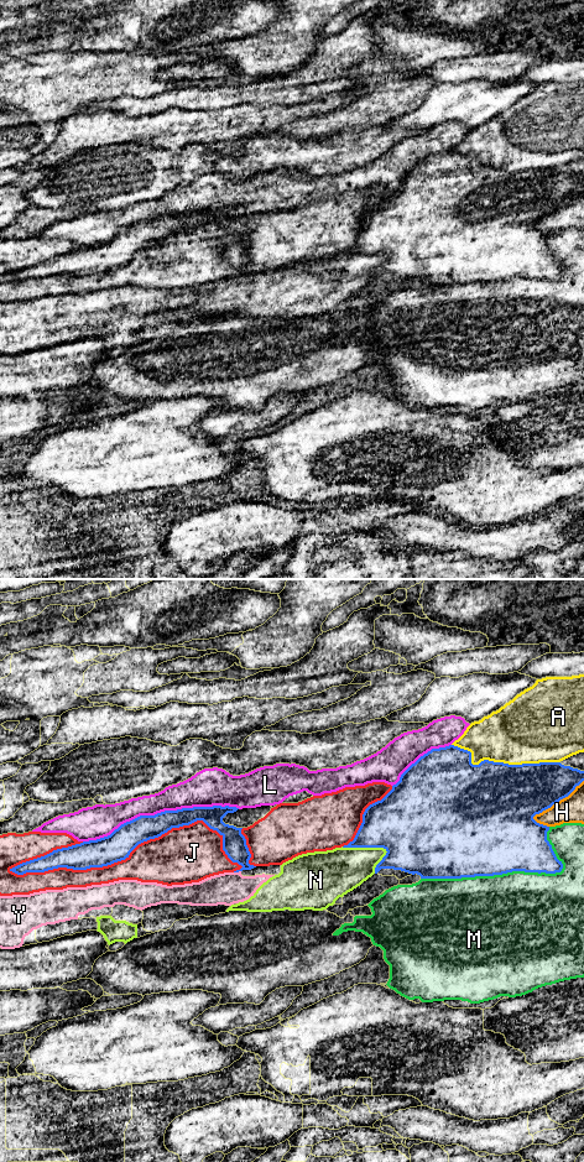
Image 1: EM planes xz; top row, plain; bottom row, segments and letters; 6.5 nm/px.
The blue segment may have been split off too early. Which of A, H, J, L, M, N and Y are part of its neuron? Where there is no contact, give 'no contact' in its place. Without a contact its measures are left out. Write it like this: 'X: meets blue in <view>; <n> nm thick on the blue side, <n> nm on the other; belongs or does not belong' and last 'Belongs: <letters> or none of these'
A: meets blue in xz; 500 nm thick on the blue side, 420 nm on the other; does not belong
H: meets blue in xz; 360 nm thick on the blue side, 180 nm on the other; does not belong
J: meets blue in xz; 190 nm thick on the blue side, 320 nm on the other; does not belong
L: meets blue in xz; 170 nm thick on the blue side, 190 nm on the other; does not belong
M: meets blue in xz; 500 nm thick on the blue side, 480 nm on the other; does not belong
N: meets blue in xz; 360 nm thick on the blue side, 300 nm on the other; does not belong
Y: meets blue in xz; 160 nm thick on the blue side, 220 nm on the other; does not belong
Belongs: none of these

